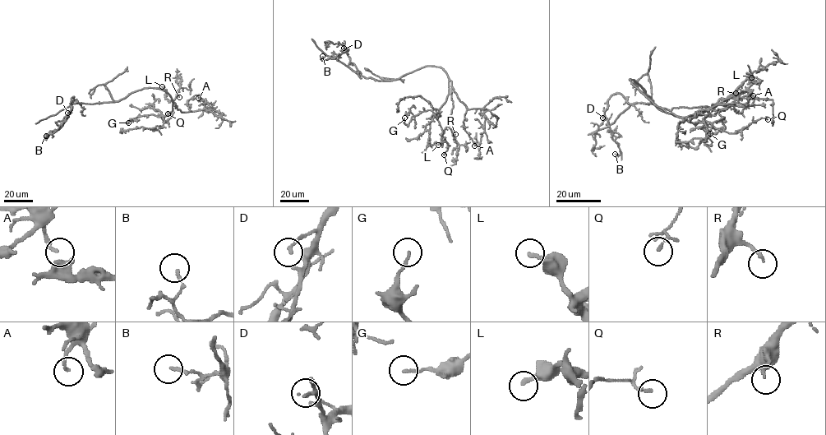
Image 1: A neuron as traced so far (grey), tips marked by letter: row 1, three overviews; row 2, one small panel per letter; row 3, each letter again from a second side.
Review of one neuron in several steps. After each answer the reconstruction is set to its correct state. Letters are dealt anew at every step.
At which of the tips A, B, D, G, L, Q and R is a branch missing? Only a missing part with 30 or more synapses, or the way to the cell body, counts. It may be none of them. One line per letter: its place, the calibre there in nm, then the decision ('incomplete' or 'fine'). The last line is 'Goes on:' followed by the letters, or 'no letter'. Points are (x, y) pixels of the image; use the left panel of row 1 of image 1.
A: at (198, 98); 150 nm thick; fine
B: at (46, 136); 130 nm thick; fine
D: at (67, 113); 140 nm thick; fine
G: at (128, 122); 130 nm thick; fine
L: at (162, 86); 240 nm thick; fine
Q: at (168, 113); 110 nm thick; fine
R: at (179, 97); 130 nm thick; fine
Goes on: no letter

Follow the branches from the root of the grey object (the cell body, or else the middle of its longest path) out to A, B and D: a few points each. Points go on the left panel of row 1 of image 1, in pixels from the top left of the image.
A: (148, 88), (164, 90), (182, 112), (191, 111), (187, 101), (195, 94), (198, 98)
B: (148, 88), (131, 92), (117, 100), (95, 104), (71, 104), (72, 97), (66, 120), (58, 129), (46, 136)
D: (148, 88), (131, 92), (117, 100), (95, 104), (71, 104), (72, 97), (71, 109), (67, 113)

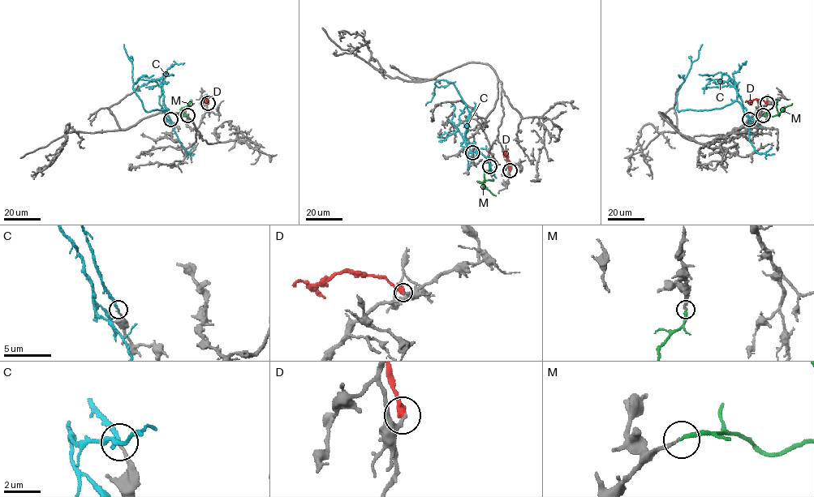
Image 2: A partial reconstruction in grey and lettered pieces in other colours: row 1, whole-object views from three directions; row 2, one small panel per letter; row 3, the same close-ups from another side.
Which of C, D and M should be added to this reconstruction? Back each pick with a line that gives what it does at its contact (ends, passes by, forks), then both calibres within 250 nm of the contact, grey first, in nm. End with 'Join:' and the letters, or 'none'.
M: it ends | 200/200 nm
Join: M

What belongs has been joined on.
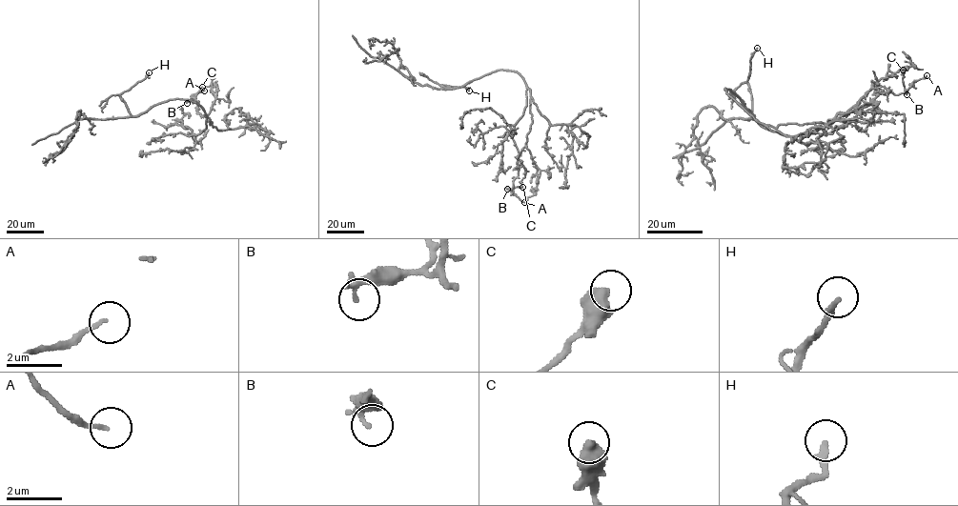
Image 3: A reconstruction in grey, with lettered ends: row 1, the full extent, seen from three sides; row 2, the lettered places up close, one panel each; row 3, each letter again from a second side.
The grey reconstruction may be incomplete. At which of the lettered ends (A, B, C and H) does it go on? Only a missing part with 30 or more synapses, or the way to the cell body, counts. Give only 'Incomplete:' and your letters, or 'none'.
Incomplete: H

